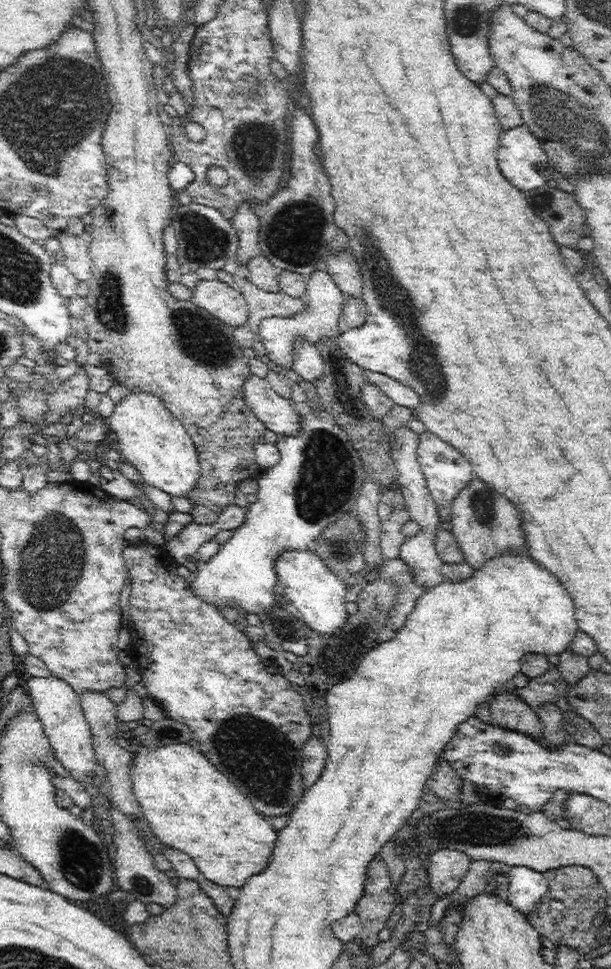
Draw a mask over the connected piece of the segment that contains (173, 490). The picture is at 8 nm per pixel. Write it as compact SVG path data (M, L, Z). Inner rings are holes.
M130 391L106 419L117 435L121 459L136 467L145 483L175 497L190 496L200 477L198 450L189 432L154 393Z

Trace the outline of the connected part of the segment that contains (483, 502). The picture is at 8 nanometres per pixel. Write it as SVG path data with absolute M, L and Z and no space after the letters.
M480 479L472 480L459 496L452 500L451 521L454 527L451 533L456 537L463 552L465 562L474 570L482 568L486 560L502 554L502 552L515 552L522 554L526 548L522 518L518 508L504 496L500 496L494 488L488 488Z

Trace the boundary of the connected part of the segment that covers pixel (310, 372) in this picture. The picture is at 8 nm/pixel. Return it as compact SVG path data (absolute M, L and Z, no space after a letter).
M298 337L293 342L293 369L304 380L314 382L322 376L325 362L316 345Z

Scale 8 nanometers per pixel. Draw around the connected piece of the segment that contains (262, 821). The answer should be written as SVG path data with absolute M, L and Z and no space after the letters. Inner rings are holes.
M168 743L156 747L142 745L134 748L134 759L130 768L133 791L140 803L143 817L160 842L189 854L205 878L222 885L241 889L244 883L262 872L271 859L277 841L277 830L258 812L242 792L220 774L214 763L202 752L196 752L187 743Z

